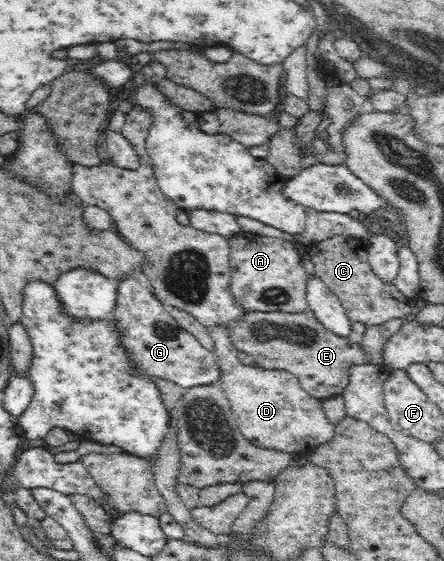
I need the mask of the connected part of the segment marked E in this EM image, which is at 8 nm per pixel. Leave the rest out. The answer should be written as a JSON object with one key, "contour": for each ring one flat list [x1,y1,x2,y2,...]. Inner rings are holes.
{"contour":[[311,310,299,314,248,311,231,324,231,334,237,350,247,352,257,366,296,375,302,388,320,400,341,396,349,383,347,368,368,363,366,351,360,345,330,332]]}

